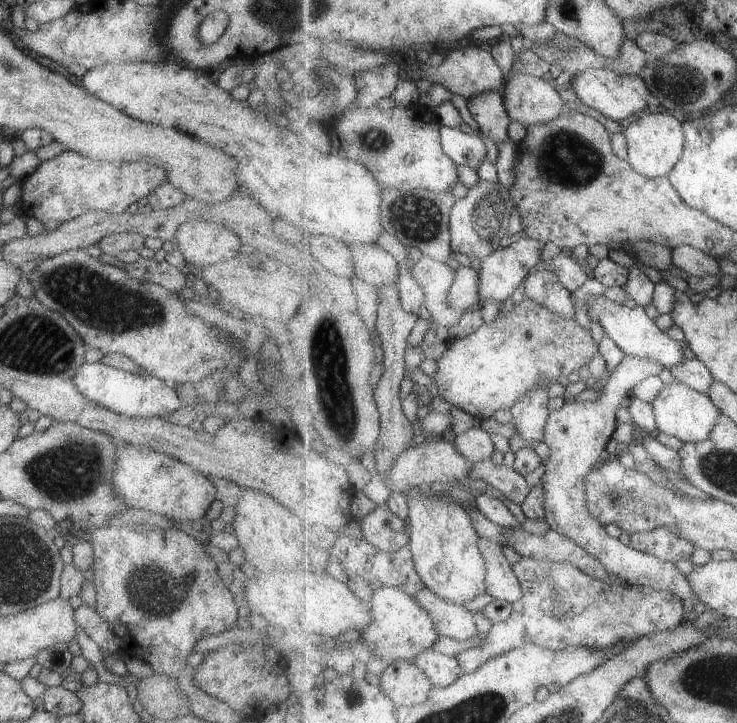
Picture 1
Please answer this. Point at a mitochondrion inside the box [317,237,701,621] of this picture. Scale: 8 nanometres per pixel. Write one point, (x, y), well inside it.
(610, 497)

